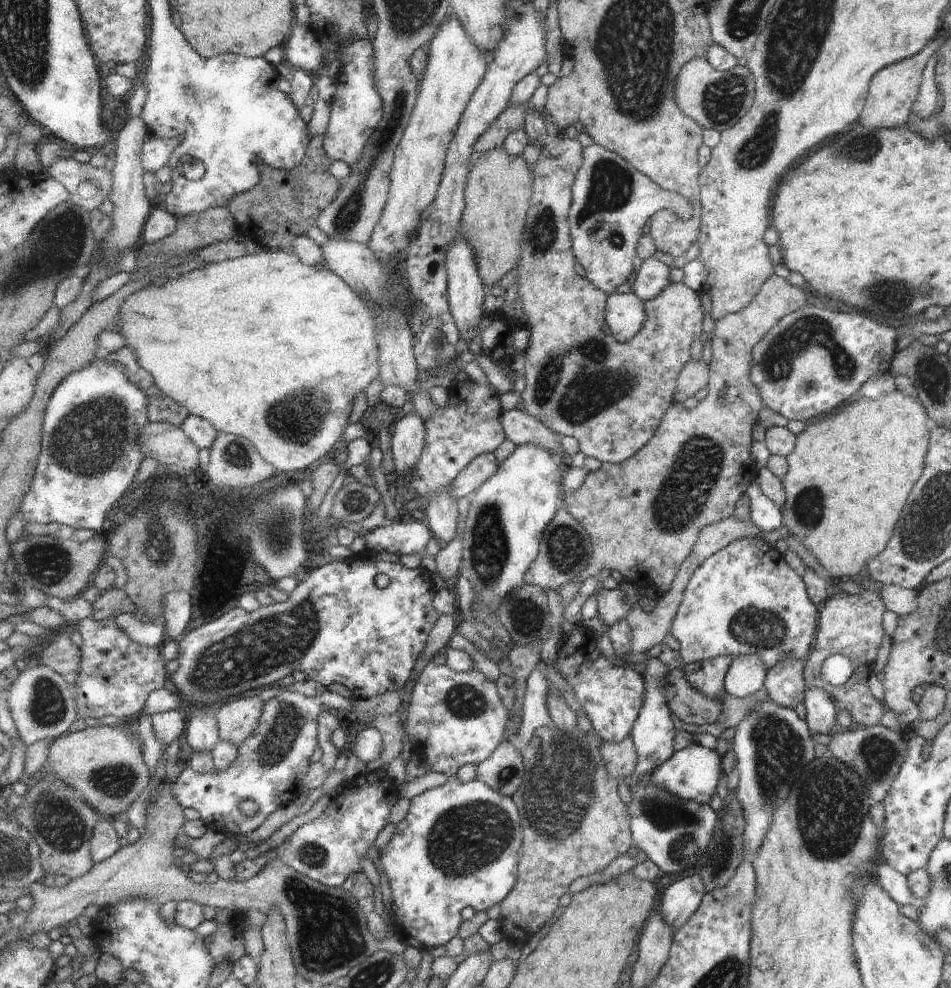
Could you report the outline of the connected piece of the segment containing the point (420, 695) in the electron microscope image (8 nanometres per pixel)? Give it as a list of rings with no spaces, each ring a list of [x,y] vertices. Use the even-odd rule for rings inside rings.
[[[432,662],[420,676],[412,696],[408,734],[418,755],[424,756],[426,762],[432,766],[432,771],[442,772],[456,777],[466,764],[481,765],[494,756],[498,747],[506,741],[506,728],[510,722],[510,712],[502,694],[498,690],[498,683],[488,677],[480,668],[458,672],[447,663],[442,665]]]

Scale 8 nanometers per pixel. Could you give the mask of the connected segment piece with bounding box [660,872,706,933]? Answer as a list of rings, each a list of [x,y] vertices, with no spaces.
[[[697,872],[694,876],[682,878],[667,888],[660,912],[677,933],[690,922],[690,916],[696,912],[705,897],[704,885]]]

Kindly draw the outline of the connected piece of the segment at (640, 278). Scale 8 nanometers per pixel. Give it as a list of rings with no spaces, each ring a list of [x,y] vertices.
[[[654,256],[640,262],[632,292],[641,296],[645,302],[656,300],[672,284],[670,280],[671,270],[670,266]]]

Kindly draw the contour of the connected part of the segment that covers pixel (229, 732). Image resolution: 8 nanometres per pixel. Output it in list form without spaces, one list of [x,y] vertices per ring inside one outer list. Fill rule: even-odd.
[[[259,693],[248,694],[248,696],[231,699],[221,704],[217,709],[219,711],[218,720],[220,721],[222,740],[234,742],[236,746],[246,744],[246,740],[250,740],[260,726],[262,716],[265,713],[265,704],[264,698]]]

